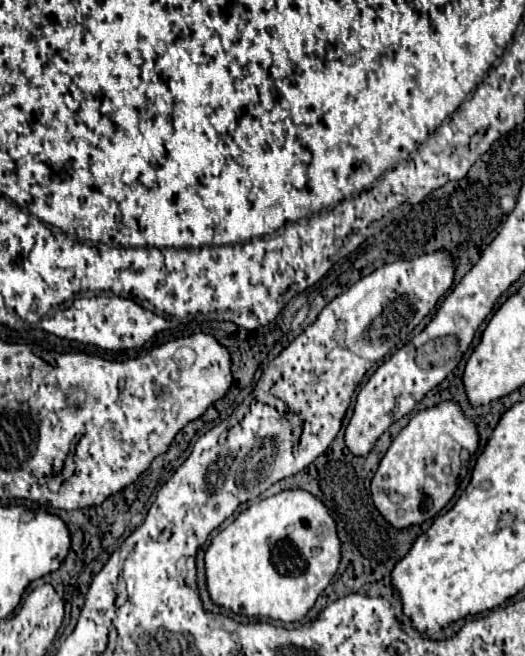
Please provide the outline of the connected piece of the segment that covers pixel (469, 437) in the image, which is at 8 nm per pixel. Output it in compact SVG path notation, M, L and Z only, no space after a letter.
M443 400L417 412L391 442L371 480L377 510L395 528L407 528L435 518L457 492L477 450L479 430L455 400Z

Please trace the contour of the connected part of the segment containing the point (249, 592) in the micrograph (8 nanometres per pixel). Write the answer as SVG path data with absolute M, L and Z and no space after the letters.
M289 488L245 508L213 538L205 554L207 590L215 604L237 614L297 622L333 580L339 562L341 542L329 508L311 492Z

